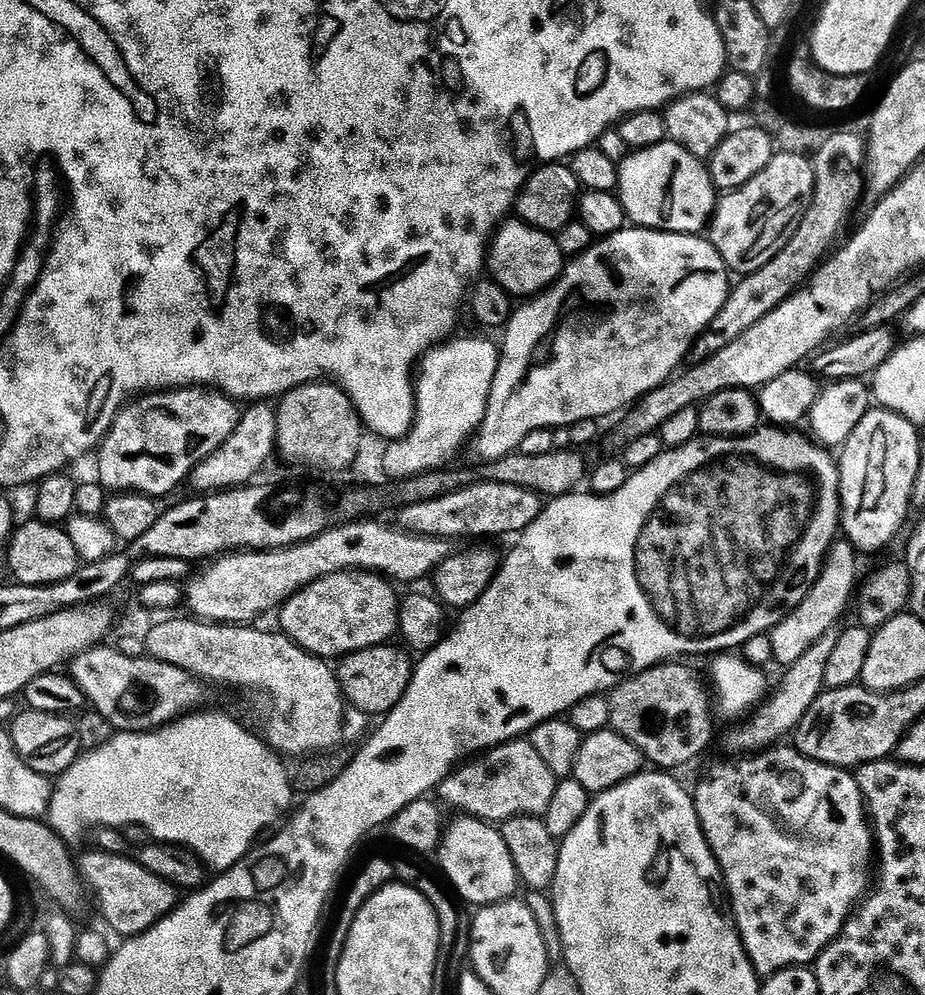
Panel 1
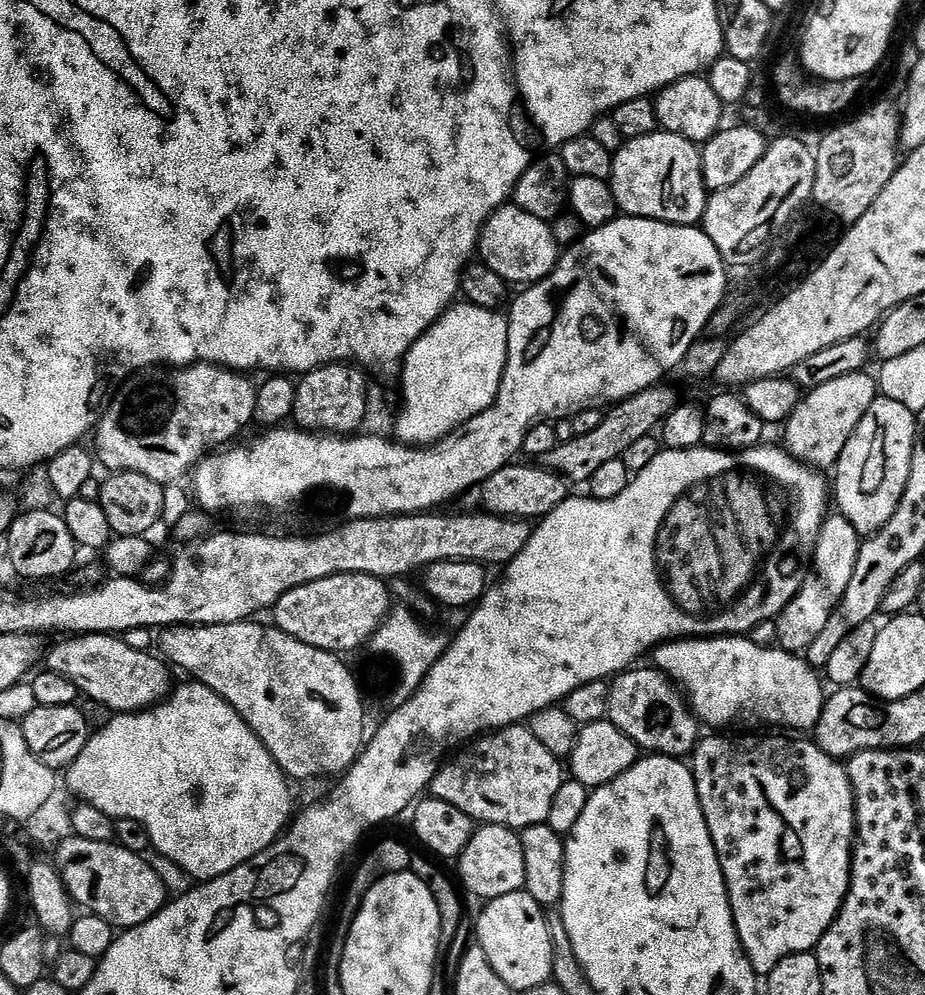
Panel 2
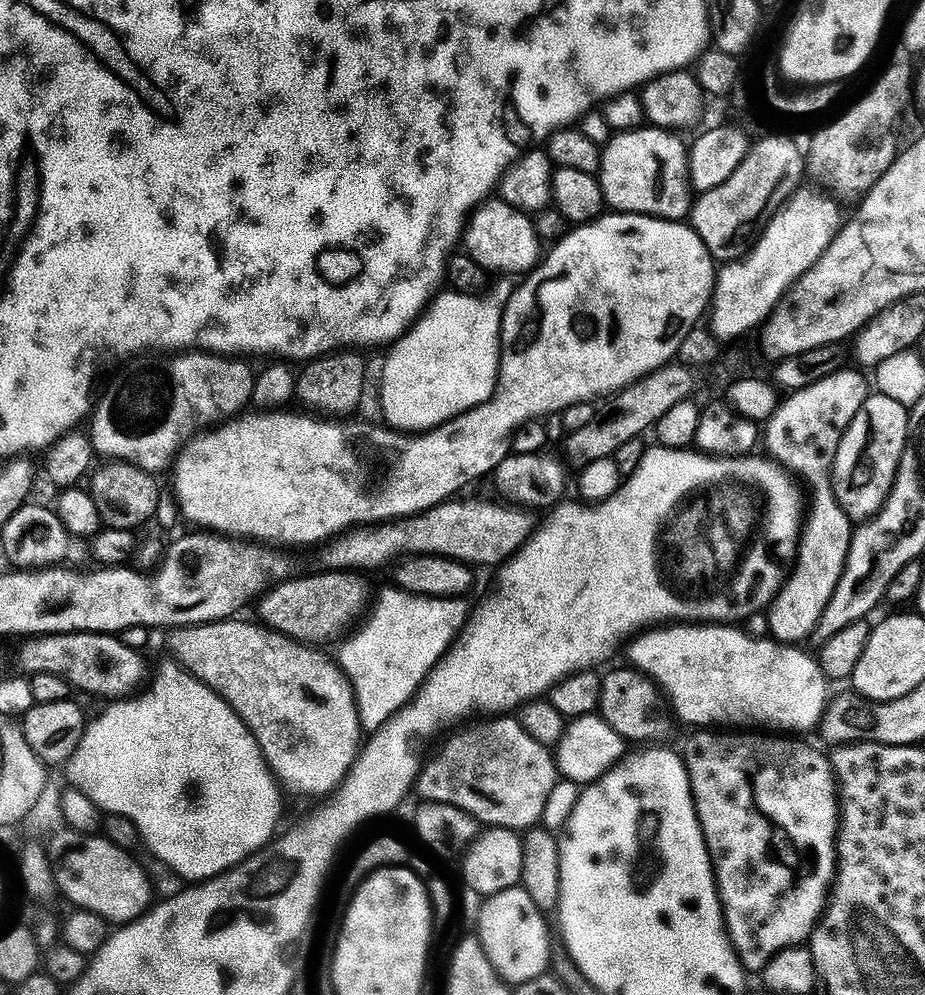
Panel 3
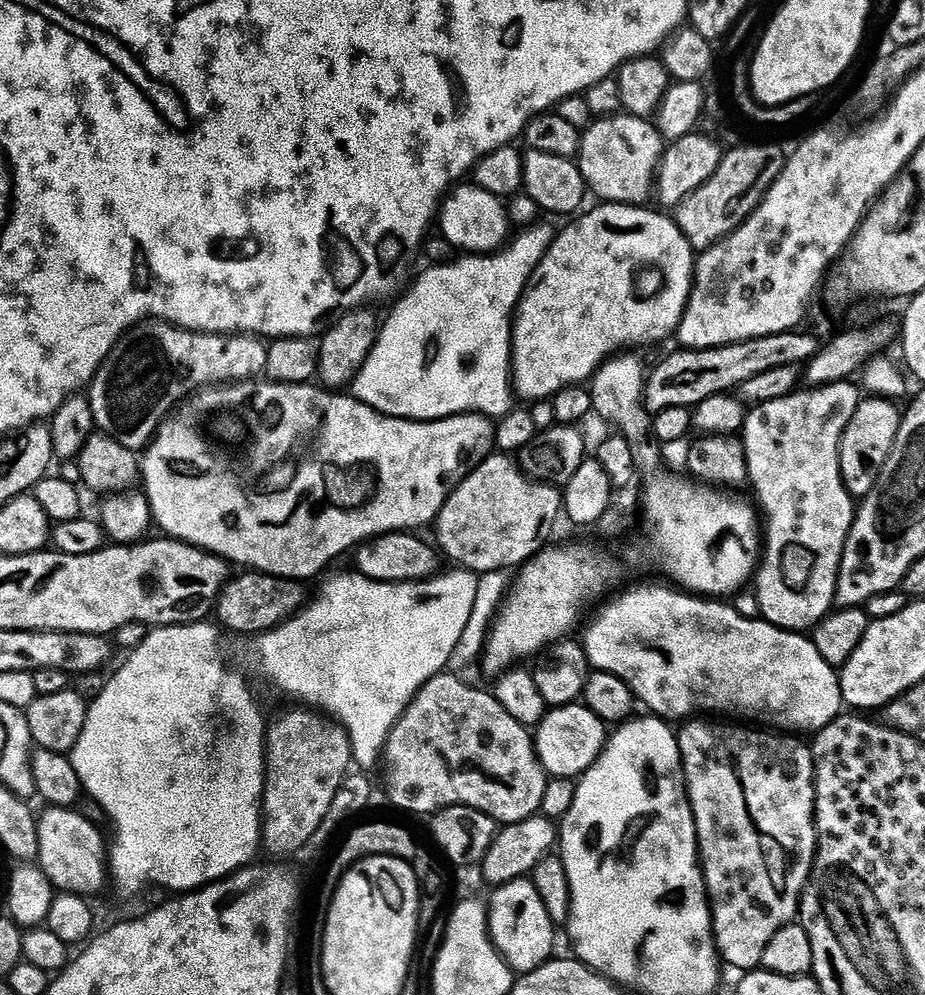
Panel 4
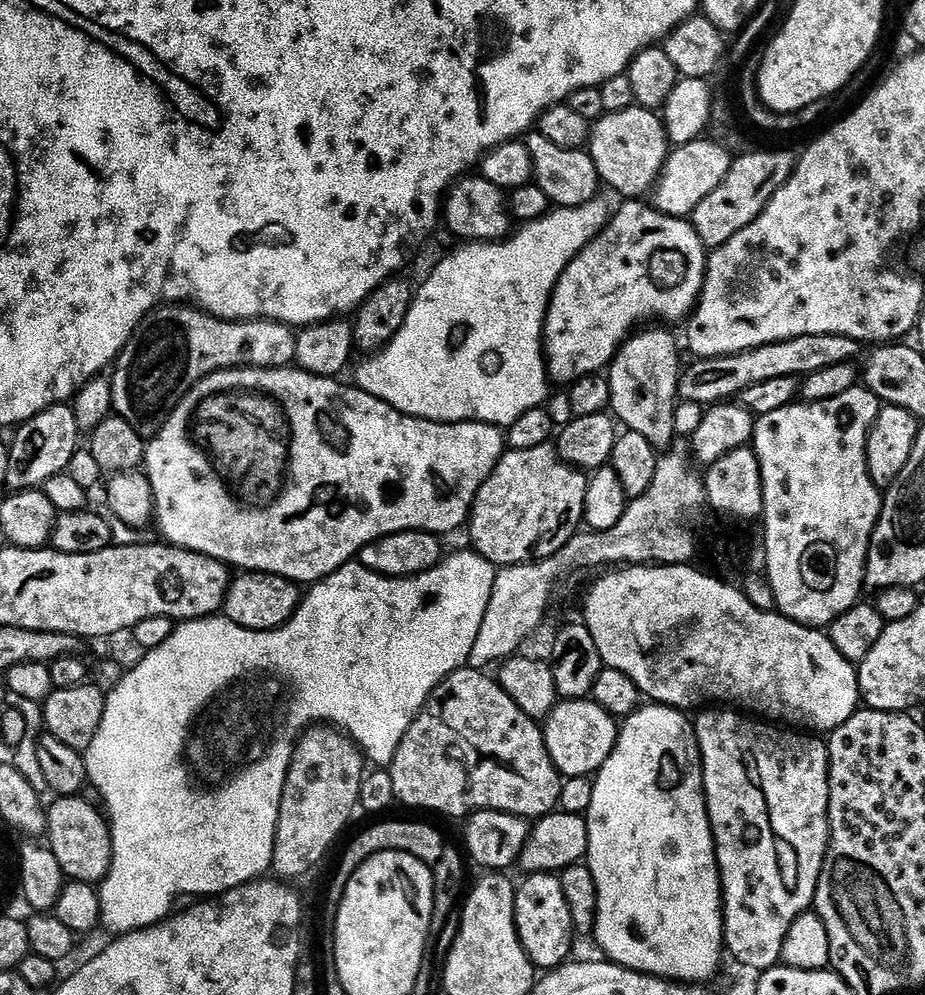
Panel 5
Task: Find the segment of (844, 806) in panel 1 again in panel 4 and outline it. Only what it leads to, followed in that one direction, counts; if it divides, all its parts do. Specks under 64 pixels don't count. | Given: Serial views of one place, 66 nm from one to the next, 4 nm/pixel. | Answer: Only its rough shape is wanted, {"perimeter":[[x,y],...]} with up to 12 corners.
{"perimeter":[[692,718],[684,786],[725,965],[761,967],[816,854],[803,739]]}

